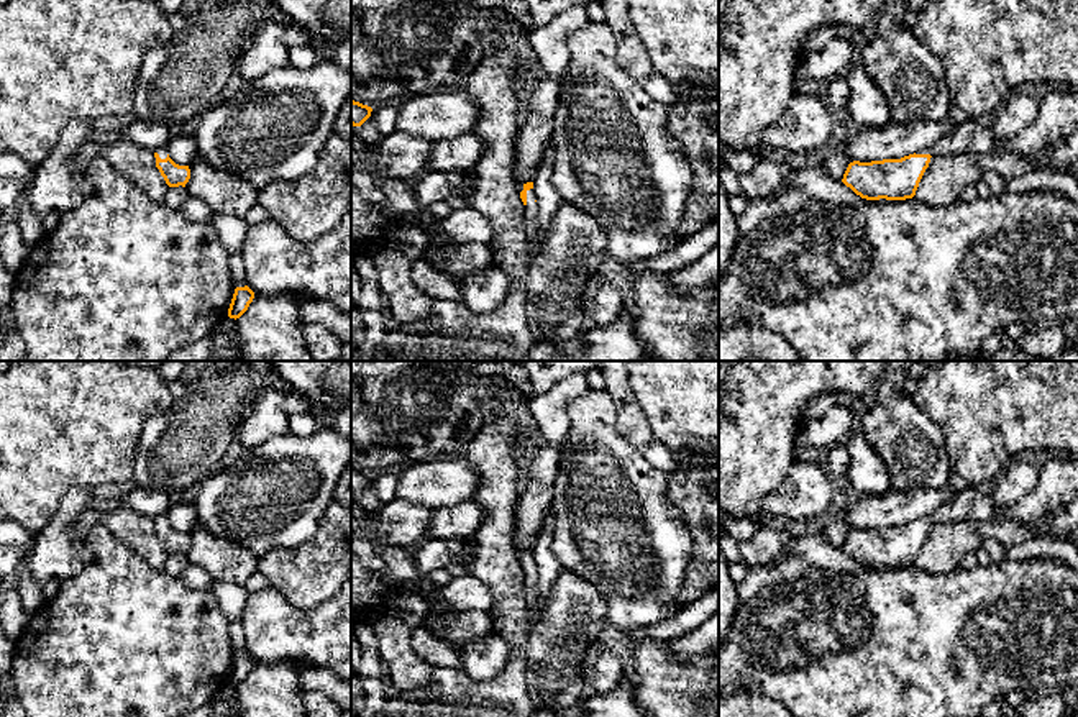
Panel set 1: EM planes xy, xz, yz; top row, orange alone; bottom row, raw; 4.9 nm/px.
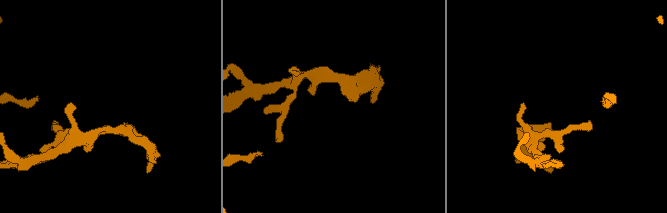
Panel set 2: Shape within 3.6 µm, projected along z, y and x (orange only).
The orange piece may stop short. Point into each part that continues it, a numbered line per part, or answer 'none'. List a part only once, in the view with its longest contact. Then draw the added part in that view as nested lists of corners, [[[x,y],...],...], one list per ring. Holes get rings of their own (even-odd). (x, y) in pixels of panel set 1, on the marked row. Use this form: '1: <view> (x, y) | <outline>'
1: xz (530, 209) | [[[533,189],[527,190],[527,203],[523,205],[523,210],[525,210],[527,238],[528,238],[527,258],[532,261],[535,258],[532,244],[537,236],[537,202]]]

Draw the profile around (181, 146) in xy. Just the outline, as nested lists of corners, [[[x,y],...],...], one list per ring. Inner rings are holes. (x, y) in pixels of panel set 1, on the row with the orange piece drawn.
[[[176,131],[166,144],[169,158],[179,166],[190,166],[197,156],[195,139],[190,133]]]

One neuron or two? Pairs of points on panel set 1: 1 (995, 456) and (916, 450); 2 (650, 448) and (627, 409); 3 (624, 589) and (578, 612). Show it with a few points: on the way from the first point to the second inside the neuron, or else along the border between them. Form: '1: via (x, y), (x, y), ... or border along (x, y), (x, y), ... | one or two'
1: border along (931, 417), (942, 433), (952, 471) | two
2: via (642, 438), (630, 419) | one
3: border along (576, 575), (589, 581), (604, 598), (607, 621) | two

